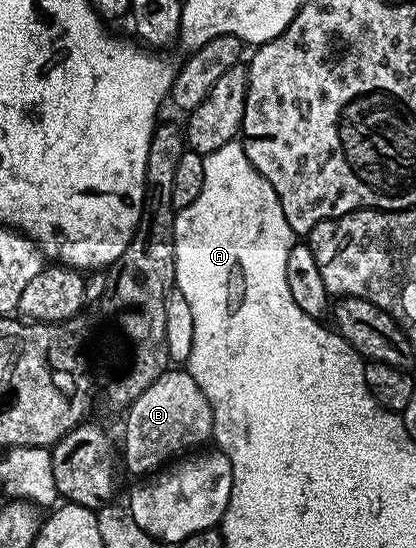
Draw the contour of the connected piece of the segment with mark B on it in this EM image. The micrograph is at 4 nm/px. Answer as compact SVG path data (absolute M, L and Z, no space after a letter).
M180 367L165 369L162 375L154 379L154 383L150 383L150 387L146 387L146 391L142 391L142 395L138 395L138 399L127 406L126 413L122 465L132 473L151 474L167 466L177 455L195 450L192 449L195 445L212 437L210 403L198 383L194 383L191 375Z

